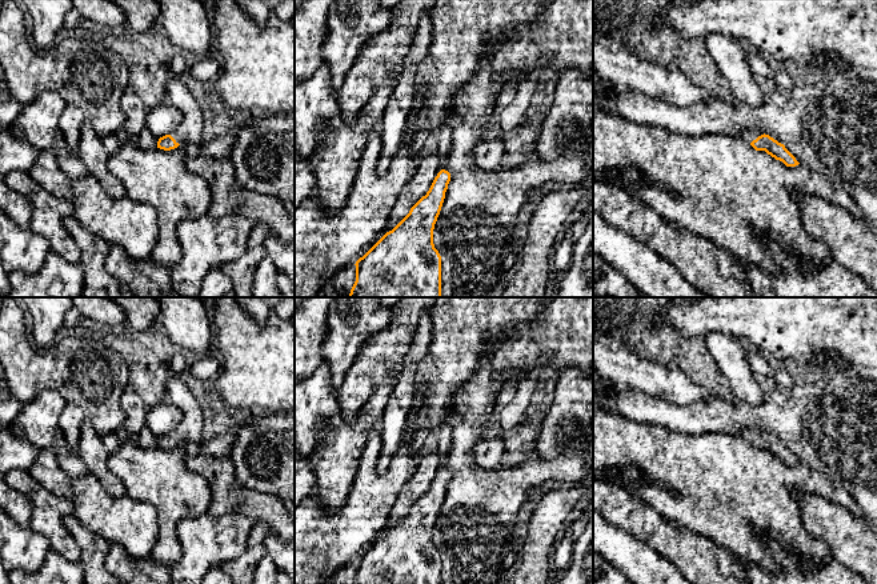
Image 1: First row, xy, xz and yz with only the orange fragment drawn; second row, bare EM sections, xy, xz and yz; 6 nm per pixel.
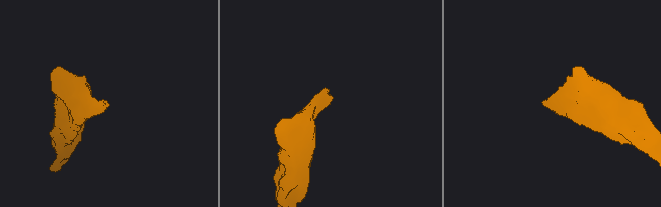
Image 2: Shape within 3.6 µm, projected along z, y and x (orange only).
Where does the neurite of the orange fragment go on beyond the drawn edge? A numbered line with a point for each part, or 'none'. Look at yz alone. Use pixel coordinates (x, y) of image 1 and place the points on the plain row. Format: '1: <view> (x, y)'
1: yz (747, 434)

